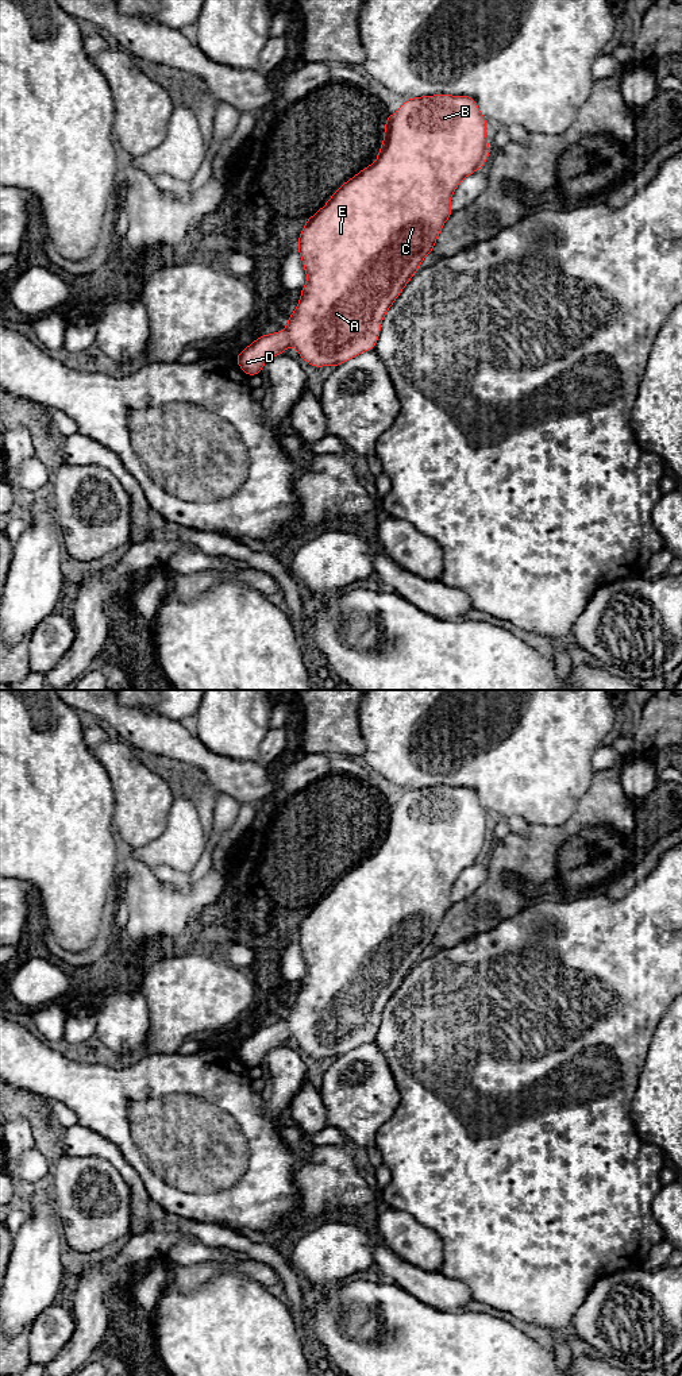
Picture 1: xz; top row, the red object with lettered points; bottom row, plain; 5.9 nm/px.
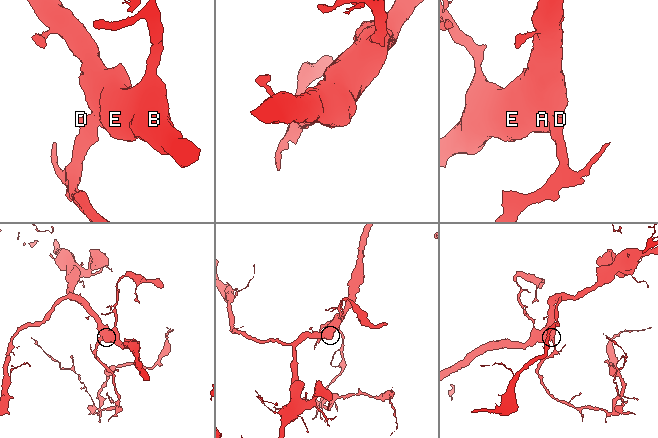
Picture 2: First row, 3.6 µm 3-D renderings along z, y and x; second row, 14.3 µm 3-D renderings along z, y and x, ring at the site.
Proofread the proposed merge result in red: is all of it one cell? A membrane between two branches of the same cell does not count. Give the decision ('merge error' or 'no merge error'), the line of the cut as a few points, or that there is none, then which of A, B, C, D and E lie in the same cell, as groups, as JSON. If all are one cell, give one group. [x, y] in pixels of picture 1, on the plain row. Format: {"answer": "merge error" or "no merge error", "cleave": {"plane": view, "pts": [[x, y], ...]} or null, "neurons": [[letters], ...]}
{"answer": "no merge error", "cleave": null, "neurons": [["A", "B", "C", "D", "E"]]}

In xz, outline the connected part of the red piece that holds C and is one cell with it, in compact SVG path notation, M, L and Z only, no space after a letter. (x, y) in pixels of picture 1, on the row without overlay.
M465 786L411 789L386 809L382 837L374 855L346 872L315 906L305 911L297 943L307 964L307 975L288 1017L282 1022L261 1026L242 1041L236 1051L246 1067L259 1067L273 1048L293 1037L303 1052L313 1059L340 1057L357 1047L374 1041L381 1014L420 959L432 944L436 930L454 905L451 887L462 871L483 859L492 839L486 830L488 810L477 793Z

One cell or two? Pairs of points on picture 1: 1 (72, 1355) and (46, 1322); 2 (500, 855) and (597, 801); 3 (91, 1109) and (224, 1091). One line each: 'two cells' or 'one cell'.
1: two cells
2: one cell
3: one cell

